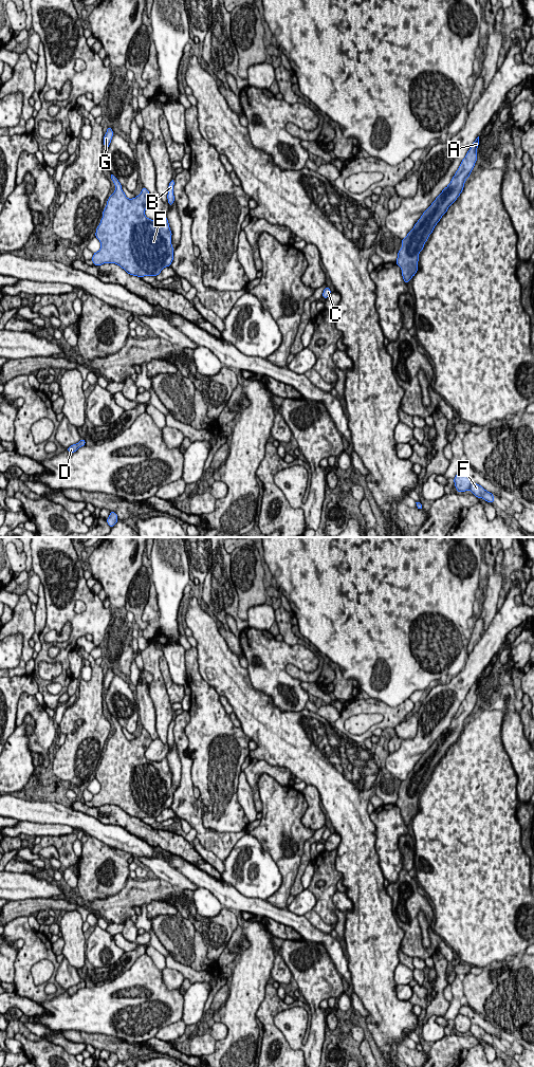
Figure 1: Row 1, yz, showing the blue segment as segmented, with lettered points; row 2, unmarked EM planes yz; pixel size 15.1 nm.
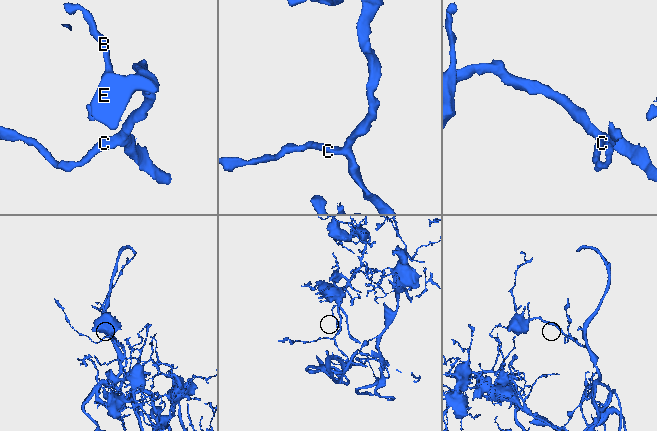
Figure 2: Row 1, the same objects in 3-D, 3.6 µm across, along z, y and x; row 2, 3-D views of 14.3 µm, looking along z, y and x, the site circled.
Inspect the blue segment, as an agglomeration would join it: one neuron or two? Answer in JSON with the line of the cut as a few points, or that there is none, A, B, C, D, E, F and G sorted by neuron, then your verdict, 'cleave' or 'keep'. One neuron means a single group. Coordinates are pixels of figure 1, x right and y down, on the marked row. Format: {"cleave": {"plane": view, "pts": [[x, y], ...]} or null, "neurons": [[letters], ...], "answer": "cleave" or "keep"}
{"cleave": null, "neurons": [["A", "B", "C", "D", "E", "F", "G"]], "answer": "keep"}

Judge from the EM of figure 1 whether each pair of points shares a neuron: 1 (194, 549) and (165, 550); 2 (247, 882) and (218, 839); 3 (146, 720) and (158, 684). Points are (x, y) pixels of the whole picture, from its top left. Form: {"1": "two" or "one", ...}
{"1": "two", "2": "two", "3": "two"}

